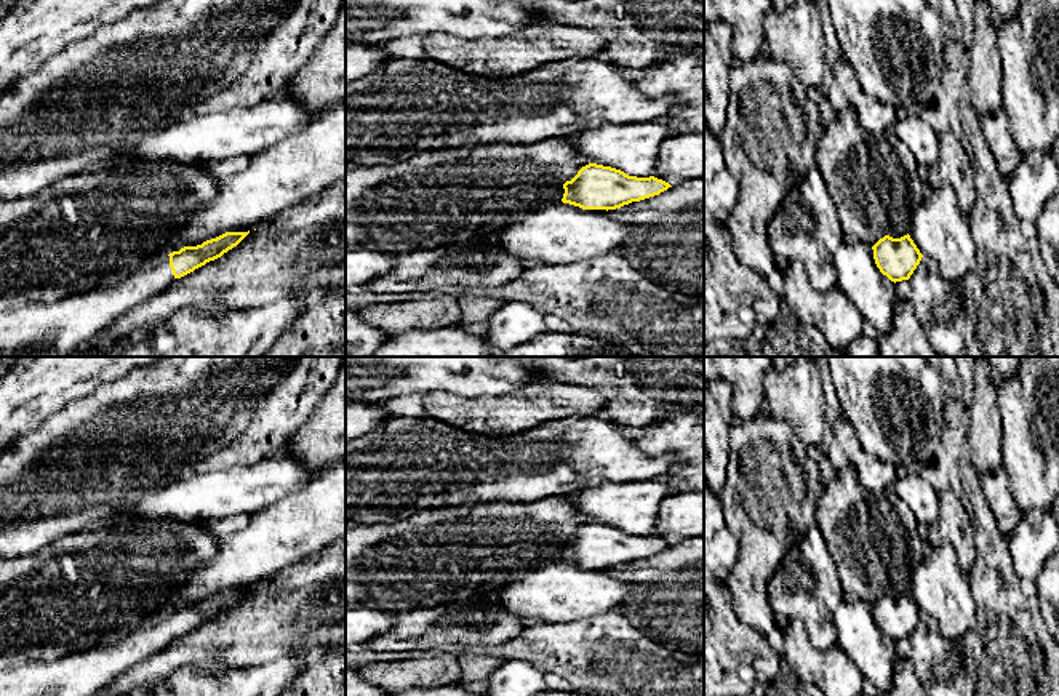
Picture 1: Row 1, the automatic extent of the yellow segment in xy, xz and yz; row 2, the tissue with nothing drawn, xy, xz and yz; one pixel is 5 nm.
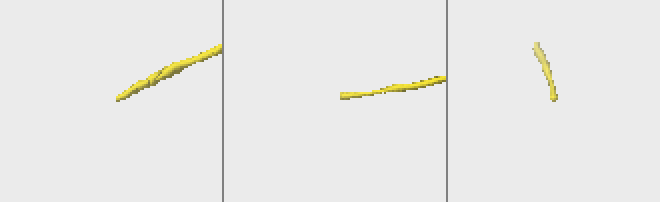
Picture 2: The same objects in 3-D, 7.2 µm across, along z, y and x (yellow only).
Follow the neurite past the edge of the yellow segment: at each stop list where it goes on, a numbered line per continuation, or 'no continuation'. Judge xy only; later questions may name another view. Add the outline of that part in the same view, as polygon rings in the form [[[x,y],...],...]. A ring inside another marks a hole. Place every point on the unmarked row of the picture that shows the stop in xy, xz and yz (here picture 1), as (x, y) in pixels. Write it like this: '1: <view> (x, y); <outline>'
1: xy (87, 672); [[[170,614],[147,622],[110,645],[98,645],[86,651],[69,653],[58,659],[27,662],[0,672],[0,696],[96,696],[114,678],[160,653],[174,640]]]

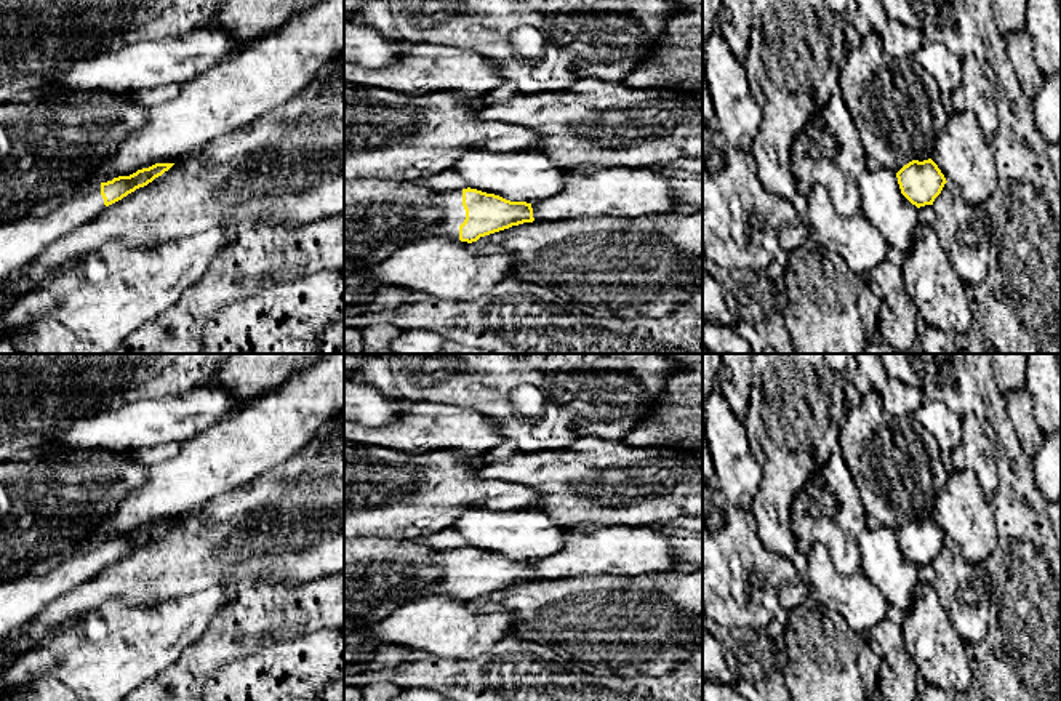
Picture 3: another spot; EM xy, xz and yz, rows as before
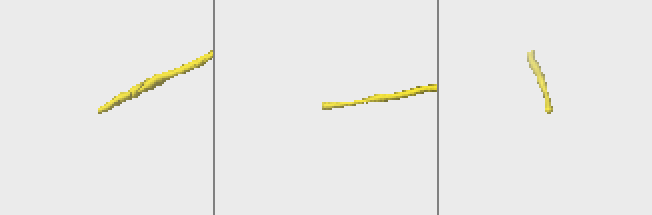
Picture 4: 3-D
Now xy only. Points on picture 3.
1: xy (21, 599); [[[101,543],[77,551],[43,573],[0,583],[0,643],[46,605],[90,581],[104,568]]]

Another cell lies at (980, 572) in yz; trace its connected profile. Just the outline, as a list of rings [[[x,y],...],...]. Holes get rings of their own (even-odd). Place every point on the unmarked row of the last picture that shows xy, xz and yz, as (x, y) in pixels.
[[[952,541],[933,560],[939,600],[965,643],[987,637],[992,619],[989,579],[984,563],[970,563]]]

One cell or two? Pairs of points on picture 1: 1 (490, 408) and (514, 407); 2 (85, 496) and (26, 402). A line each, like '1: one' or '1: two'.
1: one
2: two

